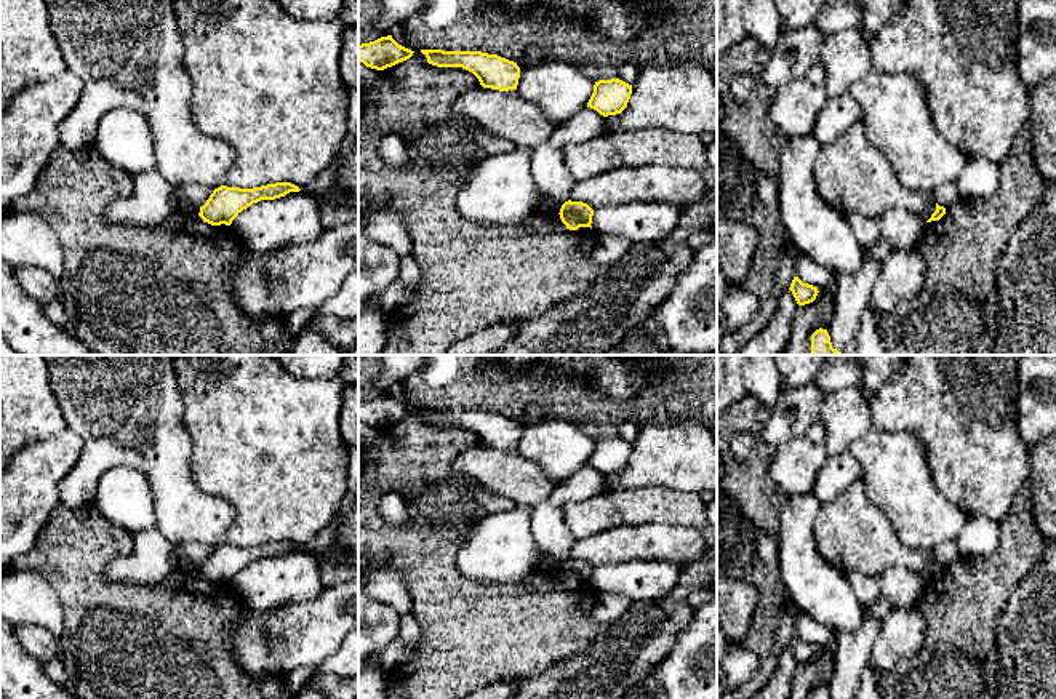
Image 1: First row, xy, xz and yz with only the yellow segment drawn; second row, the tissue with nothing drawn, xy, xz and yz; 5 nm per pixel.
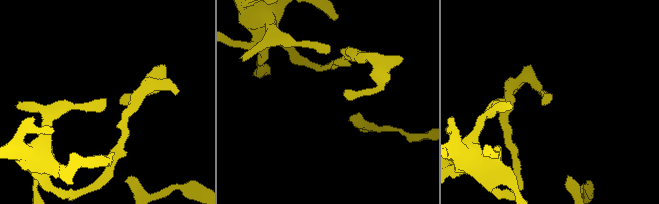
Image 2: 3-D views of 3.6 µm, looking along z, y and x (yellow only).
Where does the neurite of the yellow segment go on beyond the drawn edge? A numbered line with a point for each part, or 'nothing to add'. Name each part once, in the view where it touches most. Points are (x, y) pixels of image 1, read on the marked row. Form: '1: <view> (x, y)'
nothing to add

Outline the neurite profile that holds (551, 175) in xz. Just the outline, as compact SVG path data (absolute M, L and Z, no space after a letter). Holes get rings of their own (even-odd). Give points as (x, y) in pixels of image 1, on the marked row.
M586 107L565 125L554 130L552 136L533 149L531 173L539 192L560 205L570 200L576 179L565 165L563 150L570 144L590 141L602 134L603 115Z

